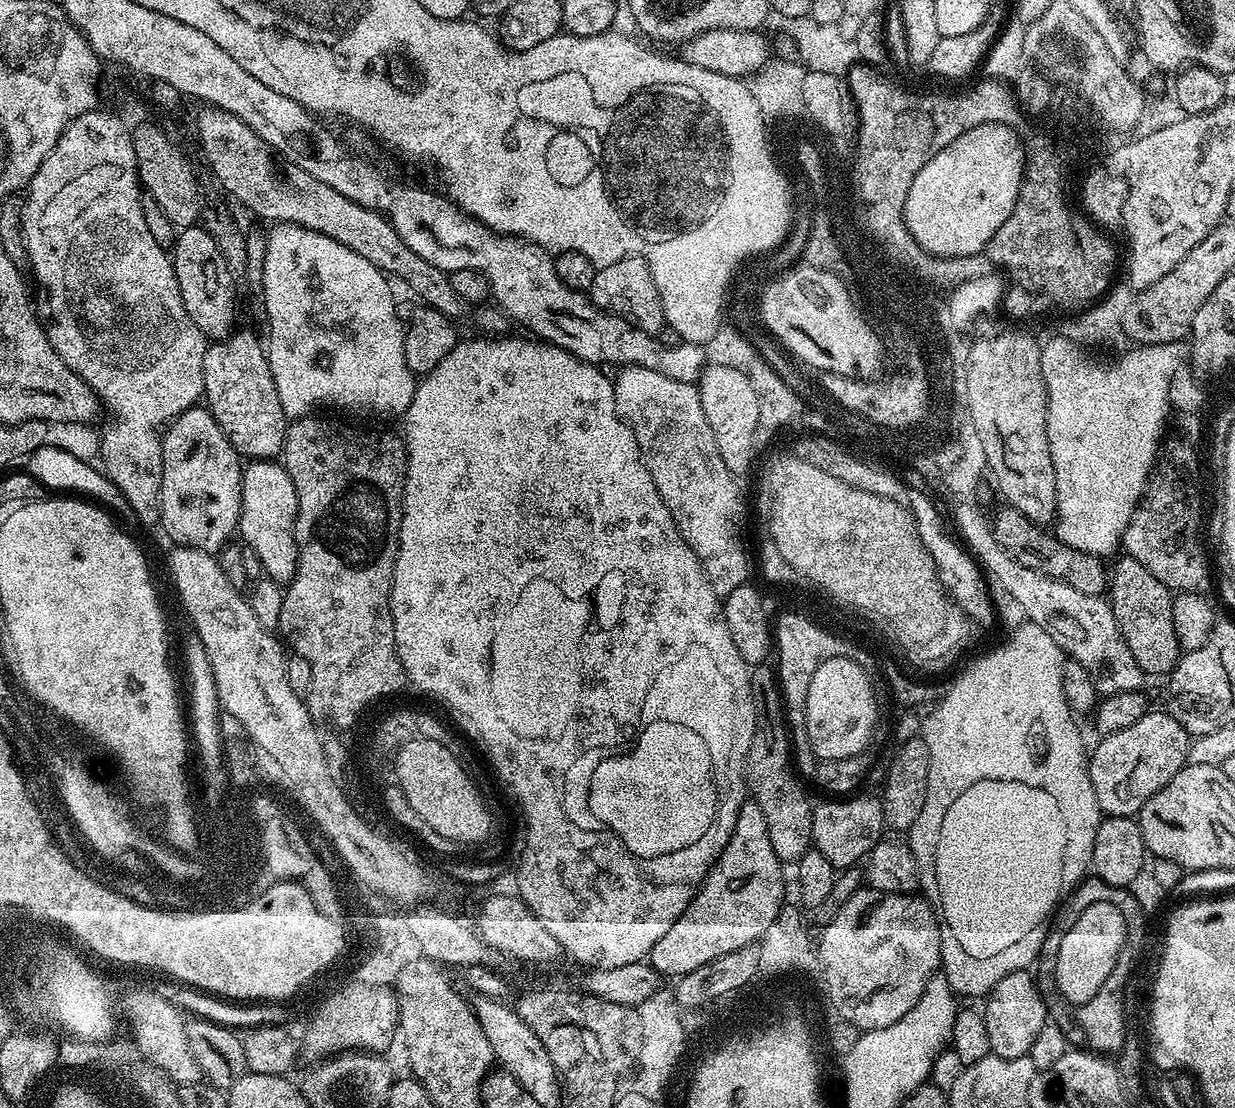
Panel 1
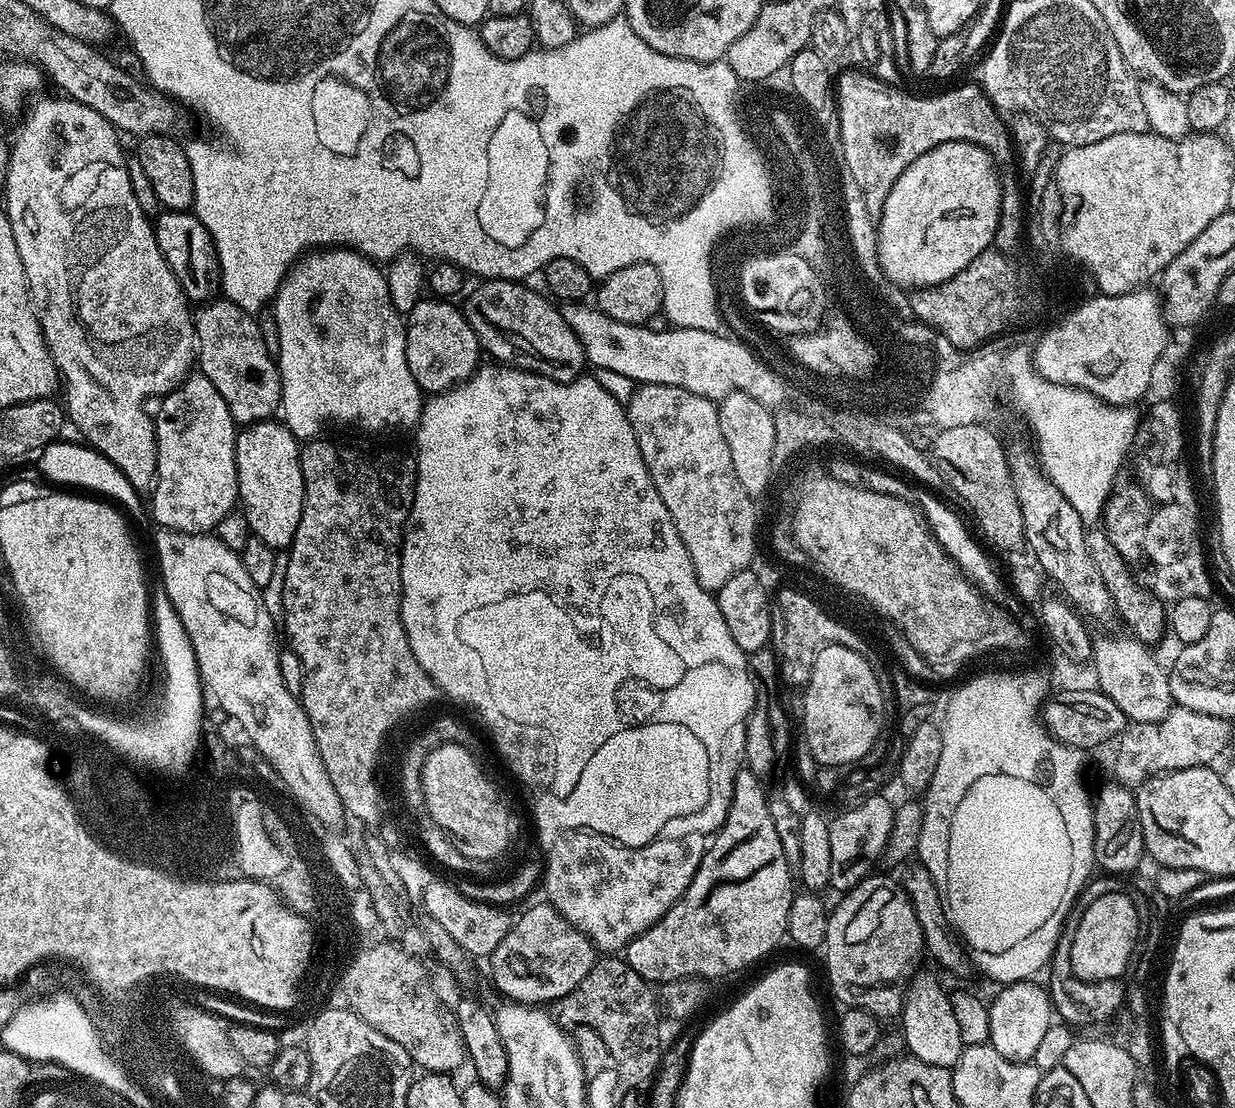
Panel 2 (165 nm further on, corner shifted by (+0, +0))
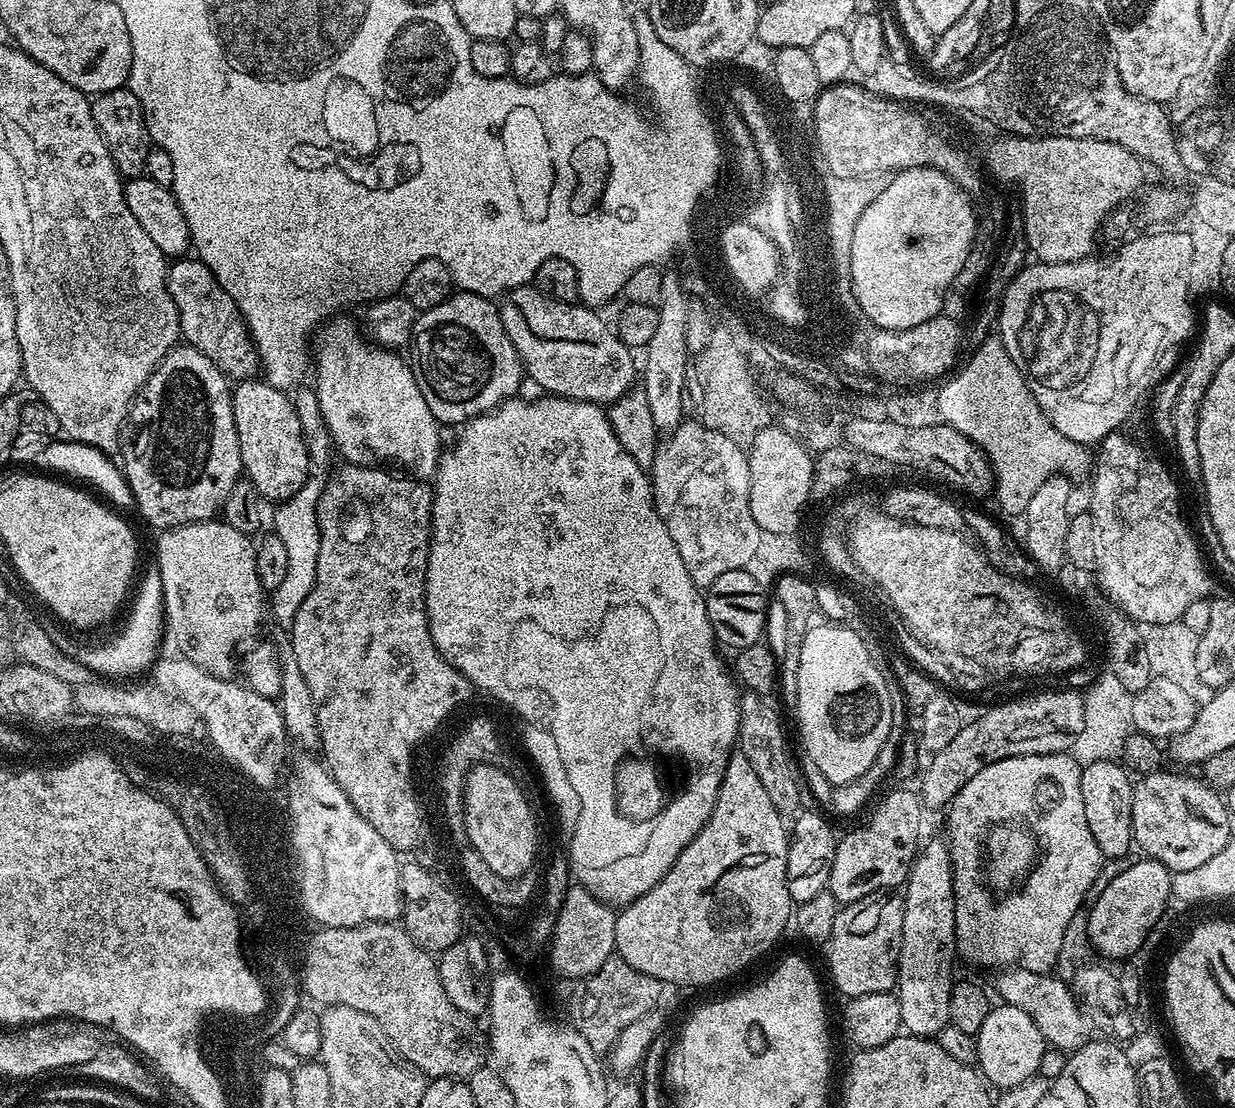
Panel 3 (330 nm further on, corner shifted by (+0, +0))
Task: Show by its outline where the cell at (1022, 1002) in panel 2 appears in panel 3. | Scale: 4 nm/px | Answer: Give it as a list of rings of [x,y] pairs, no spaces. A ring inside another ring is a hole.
[[[1003,1002],[997,1003],[990,1010],[990,1014],[986,1014],[986,1022],[982,1022],[982,1030],[976,1032],[974,1039],[975,1063],[993,1089],[1013,1088],[1039,1073],[1046,1041],[1042,1038],[1038,1026],[1034,1026],[1034,1018],[1030,1018],[1026,1010],[1018,1010],[1018,1006]]]

